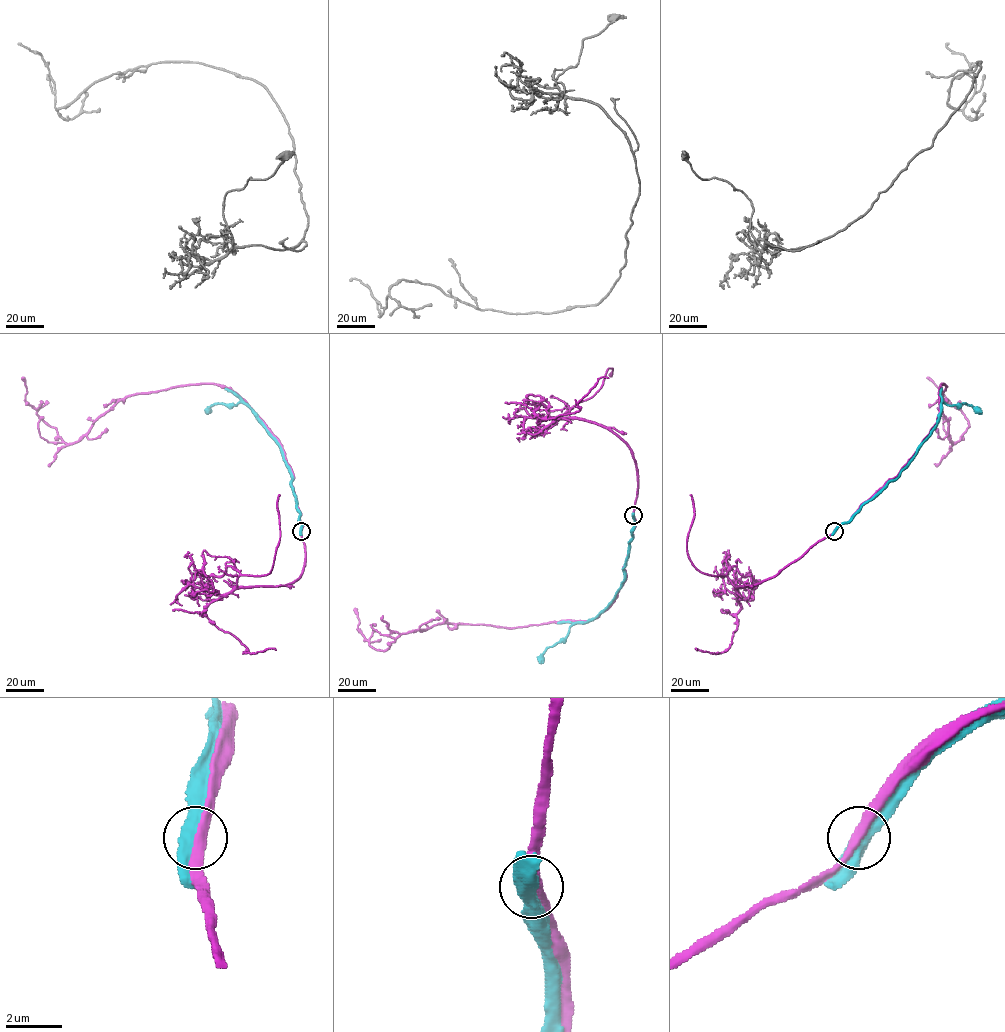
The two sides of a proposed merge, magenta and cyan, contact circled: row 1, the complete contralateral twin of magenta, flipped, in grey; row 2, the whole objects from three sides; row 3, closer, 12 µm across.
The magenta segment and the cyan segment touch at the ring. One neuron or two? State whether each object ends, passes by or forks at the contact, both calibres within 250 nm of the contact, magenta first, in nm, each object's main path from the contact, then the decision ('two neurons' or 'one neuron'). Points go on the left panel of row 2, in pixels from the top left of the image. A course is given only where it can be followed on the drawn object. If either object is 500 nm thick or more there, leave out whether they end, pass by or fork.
300 nm thick on the magenta side, 550 nm on the other; magenta runs (301, 532), (279, 440), (227, 388), (197, 384), (129, 395), (66, 444), (25, 400), (22, 378); cyan runs (300, 532), (300, 511), (289, 466), (279, 445), (256, 414), (241, 402), (235, 405), (215, 403), (207, 414); two neurons

